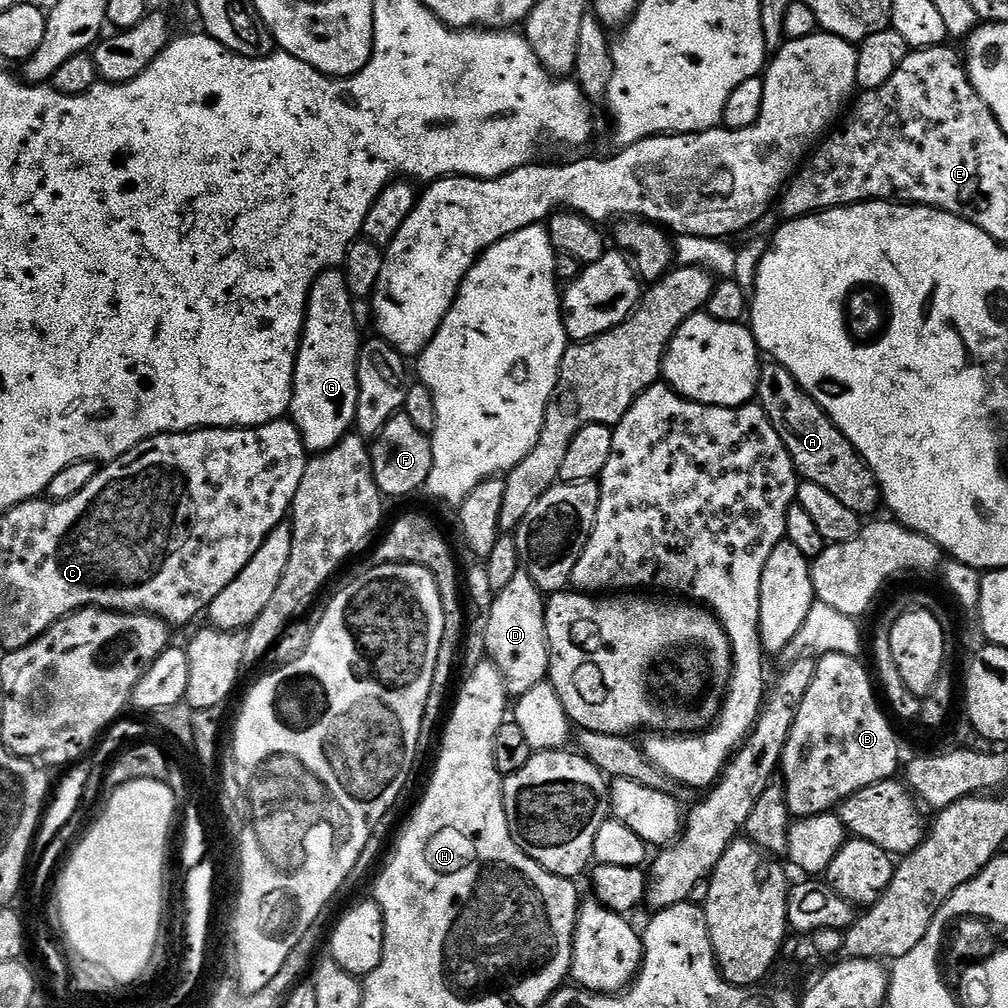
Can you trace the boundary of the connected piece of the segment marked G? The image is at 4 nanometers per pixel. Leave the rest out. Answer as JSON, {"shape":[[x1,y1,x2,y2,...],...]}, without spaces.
{"shape":[[343,271,323,272,312,283,312,288,308,292,308,305,304,308,304,330,300,333,300,349,297,350,292,401,288,404,291,422,299,430,305,449,312,454,333,448,341,438,353,431,356,423,358,406,356,363,362,343,361,329,355,324,356,308]]}

